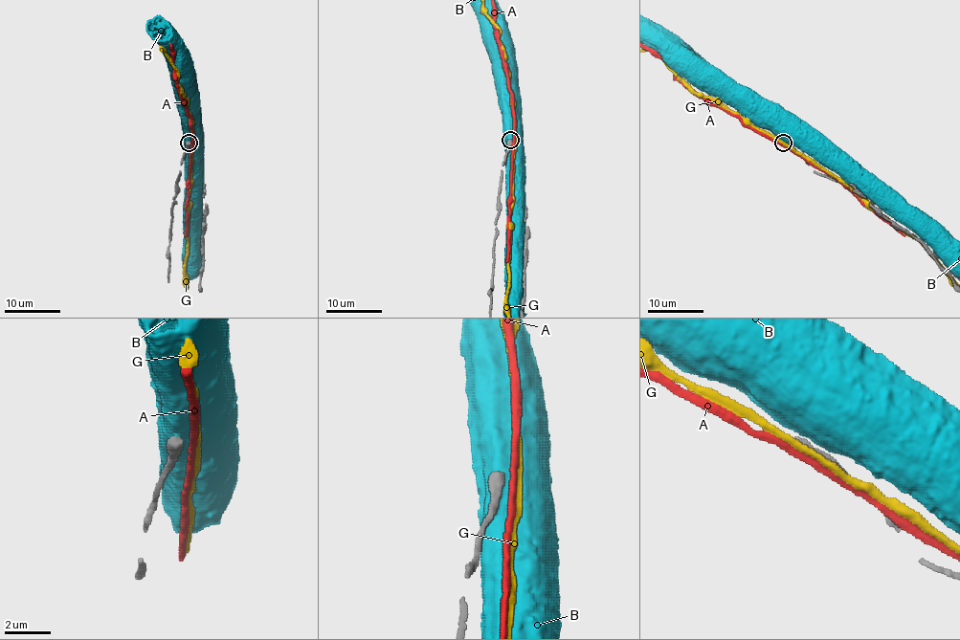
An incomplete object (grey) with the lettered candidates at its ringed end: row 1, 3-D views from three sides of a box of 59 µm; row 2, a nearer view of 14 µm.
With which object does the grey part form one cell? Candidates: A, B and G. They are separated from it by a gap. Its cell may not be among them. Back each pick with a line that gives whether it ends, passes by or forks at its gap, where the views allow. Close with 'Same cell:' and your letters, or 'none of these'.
Same cell: none of these

